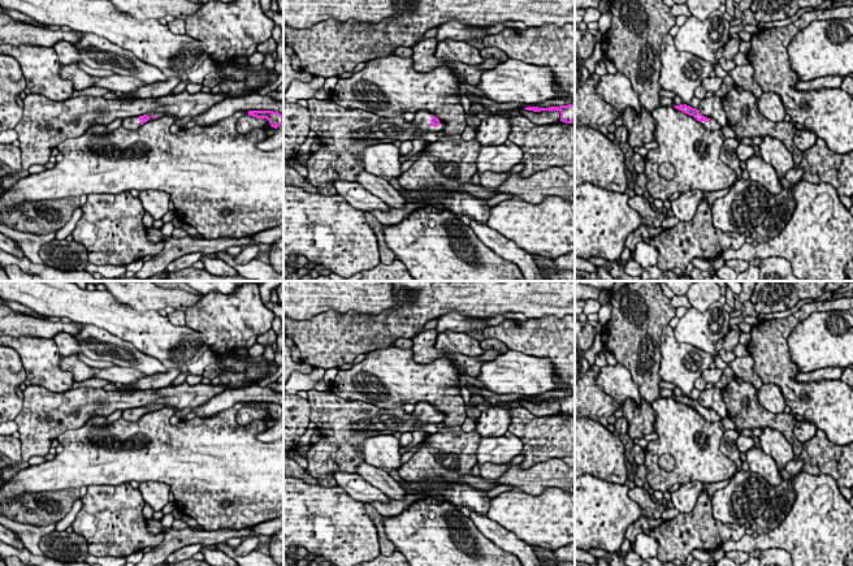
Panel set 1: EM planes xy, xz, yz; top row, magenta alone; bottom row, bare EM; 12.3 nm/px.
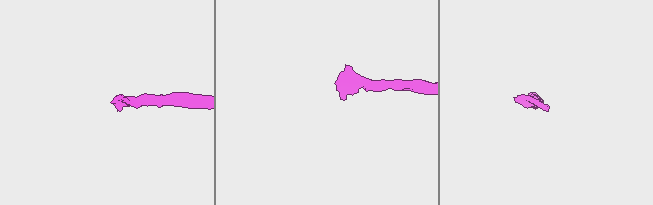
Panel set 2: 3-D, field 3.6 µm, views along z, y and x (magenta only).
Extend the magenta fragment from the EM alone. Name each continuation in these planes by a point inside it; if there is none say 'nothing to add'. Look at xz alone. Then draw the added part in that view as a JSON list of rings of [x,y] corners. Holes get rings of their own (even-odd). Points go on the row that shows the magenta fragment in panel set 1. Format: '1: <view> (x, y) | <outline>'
1: xz (421, 121) | [[[420,111],[416,113],[415,118],[412,120],[412,124],[421,133],[424,133],[424,131],[441,131],[443,129],[442,126],[433,128],[430,120],[432,120],[432,116],[426,111]]]

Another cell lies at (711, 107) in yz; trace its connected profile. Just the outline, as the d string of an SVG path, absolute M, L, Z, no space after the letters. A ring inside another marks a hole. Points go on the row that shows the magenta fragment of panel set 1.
M715 95L705 98L697 109L702 116L714 118L722 128L727 125L727 115L720 98Z

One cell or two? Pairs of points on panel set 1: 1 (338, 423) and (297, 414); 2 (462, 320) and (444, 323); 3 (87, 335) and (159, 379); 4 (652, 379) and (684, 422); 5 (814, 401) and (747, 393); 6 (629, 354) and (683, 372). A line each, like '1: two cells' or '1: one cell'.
1: two cells
2: one cell
3: two cells
4: two cells
5: two cells
6: two cells

